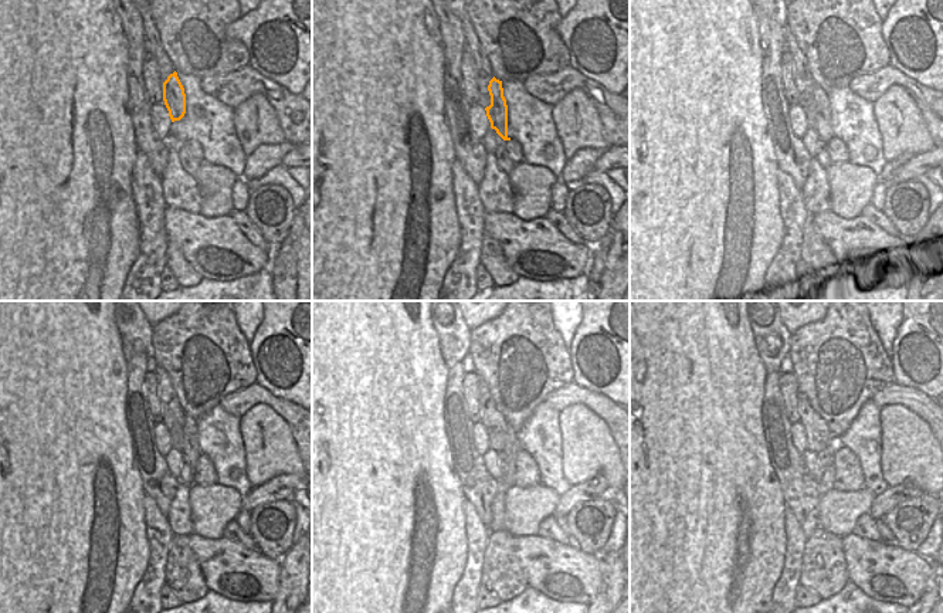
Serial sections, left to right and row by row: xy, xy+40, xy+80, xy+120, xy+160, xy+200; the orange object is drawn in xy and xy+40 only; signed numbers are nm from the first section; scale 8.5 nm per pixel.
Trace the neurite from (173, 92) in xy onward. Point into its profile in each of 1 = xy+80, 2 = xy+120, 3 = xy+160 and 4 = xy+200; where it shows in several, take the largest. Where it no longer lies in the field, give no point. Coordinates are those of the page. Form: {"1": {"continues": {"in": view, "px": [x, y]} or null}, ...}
{"1": {"continues": {"in": "xy+80", "px": [823, 115]}}, "2": {"continues": {"in": "xy+120", "px": [192, 450]}}, "3": {"continues": {"in": "xy+160", "px": [512, 444]}}, "4": {"continues": {"in": "xy+200", "px": [826, 481]}}}

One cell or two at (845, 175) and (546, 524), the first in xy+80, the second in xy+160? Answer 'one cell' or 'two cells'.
two cells

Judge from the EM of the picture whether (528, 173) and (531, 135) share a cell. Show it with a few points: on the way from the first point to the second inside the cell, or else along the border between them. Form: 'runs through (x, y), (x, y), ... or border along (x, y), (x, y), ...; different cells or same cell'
border along (522, 162), (543, 165), (559, 178); different cells

